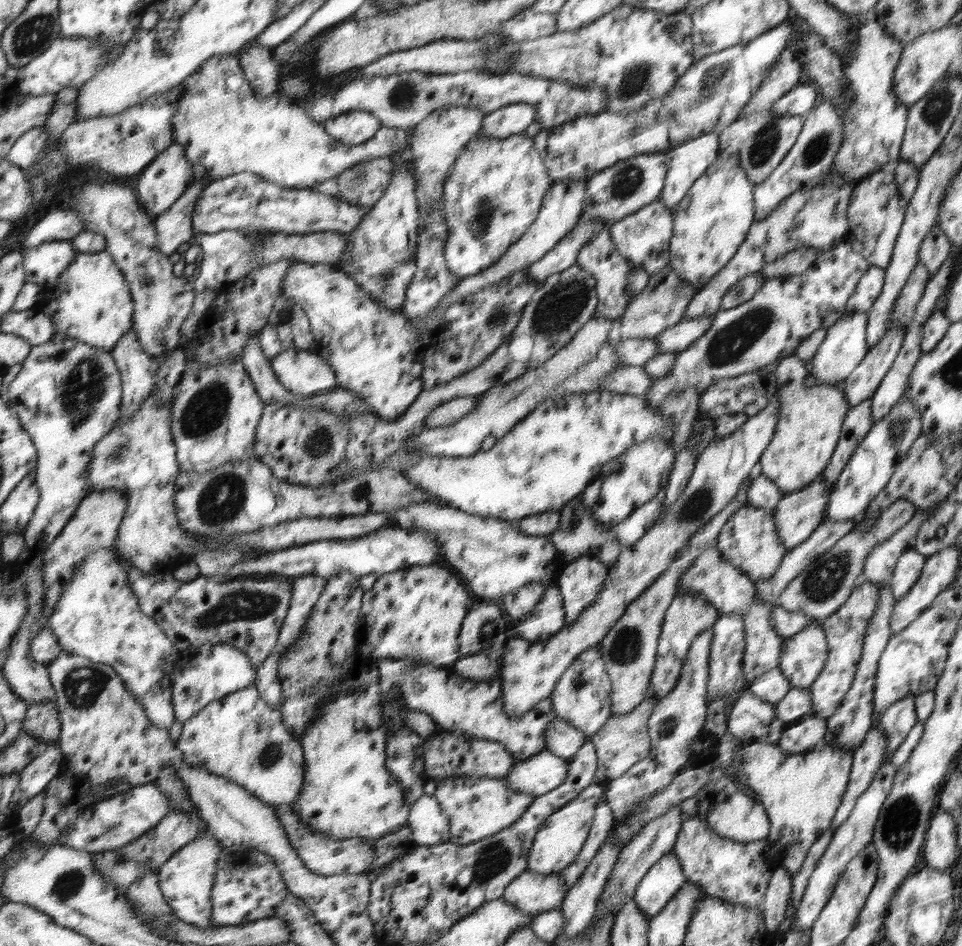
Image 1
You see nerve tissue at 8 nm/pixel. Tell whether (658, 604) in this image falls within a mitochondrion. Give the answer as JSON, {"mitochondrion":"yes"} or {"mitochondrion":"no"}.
{"mitochondrion":"yes"}

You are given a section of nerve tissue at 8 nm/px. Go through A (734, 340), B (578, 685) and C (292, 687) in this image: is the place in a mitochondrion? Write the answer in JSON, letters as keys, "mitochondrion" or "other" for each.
{"A":"mitochondrion","B":"mitochondrion","C":"other"}

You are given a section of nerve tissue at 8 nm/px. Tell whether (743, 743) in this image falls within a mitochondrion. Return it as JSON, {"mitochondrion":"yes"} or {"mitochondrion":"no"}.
{"mitochondrion":"no"}

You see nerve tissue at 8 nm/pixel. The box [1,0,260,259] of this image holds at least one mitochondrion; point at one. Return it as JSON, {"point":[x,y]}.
{"point":[34,34]}

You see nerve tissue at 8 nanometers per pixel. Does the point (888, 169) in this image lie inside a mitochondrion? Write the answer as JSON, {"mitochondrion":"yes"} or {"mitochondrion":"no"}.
{"mitochondrion":"no"}

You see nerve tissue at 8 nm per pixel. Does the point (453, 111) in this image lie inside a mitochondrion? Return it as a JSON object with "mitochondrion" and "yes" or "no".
{"mitochondrion":"no"}

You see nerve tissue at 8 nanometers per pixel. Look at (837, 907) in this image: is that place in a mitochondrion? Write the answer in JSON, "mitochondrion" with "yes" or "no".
{"mitochondrion":"no"}

